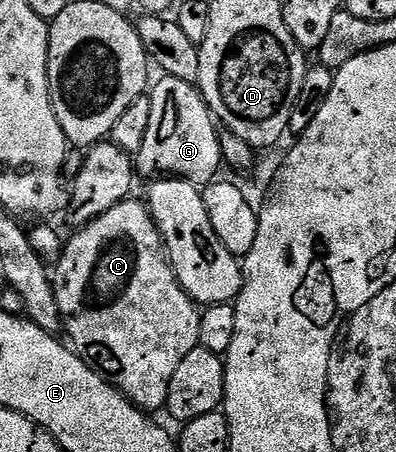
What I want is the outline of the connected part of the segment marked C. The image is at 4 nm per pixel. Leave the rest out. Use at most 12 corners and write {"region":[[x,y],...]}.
{"region":[[141,199],[52,272],[72,347],[165,409],[202,312]]}

